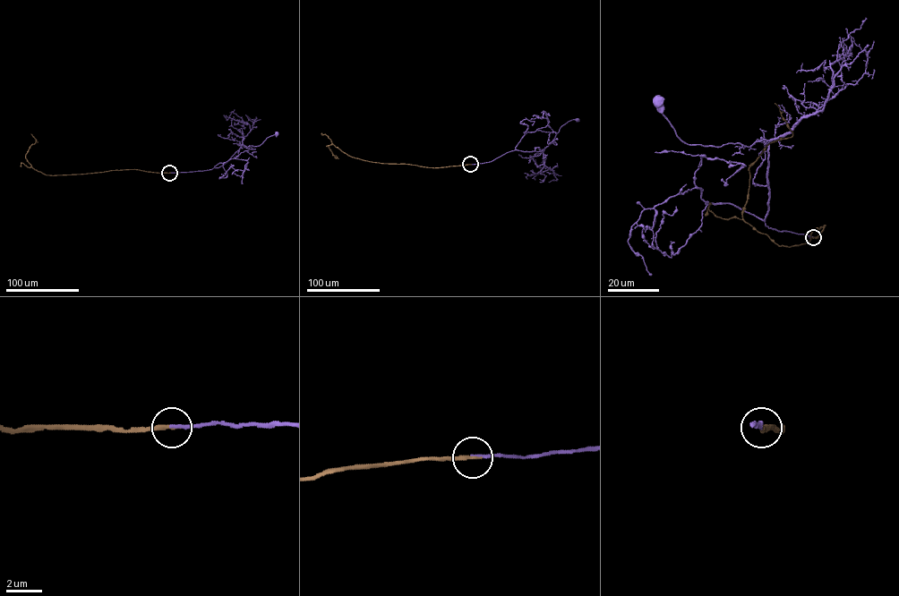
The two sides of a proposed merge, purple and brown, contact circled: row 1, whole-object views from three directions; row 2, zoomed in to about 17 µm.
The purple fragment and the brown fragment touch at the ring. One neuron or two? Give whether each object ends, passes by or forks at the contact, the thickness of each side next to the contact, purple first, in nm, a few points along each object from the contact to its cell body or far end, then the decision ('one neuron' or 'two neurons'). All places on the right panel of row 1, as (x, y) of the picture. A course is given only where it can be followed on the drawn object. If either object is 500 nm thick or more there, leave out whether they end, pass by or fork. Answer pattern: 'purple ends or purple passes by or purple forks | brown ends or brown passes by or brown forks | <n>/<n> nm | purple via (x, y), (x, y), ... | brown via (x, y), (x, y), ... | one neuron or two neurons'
purple ends | brown ends | 170/240 nm | purple via (812, 237), (768, 228), (762, 219), (769, 197), (769, 141), (757, 140), (749, 147), (687, 144), (656, 100) | brown via (812, 237), (825, 225), (808, 242), (779, 246), (742, 218), (749, 167), (770, 142), (792, 135), (774, 103) | one neuron

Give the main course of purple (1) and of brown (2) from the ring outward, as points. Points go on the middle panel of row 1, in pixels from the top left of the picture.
1: (471, 164), (491, 162), (515, 149), (543, 151), (563, 124), (577, 119)
2: (471, 164), (436, 167), (372, 162), (348, 156), (333, 144), (326, 146), (331, 153)

